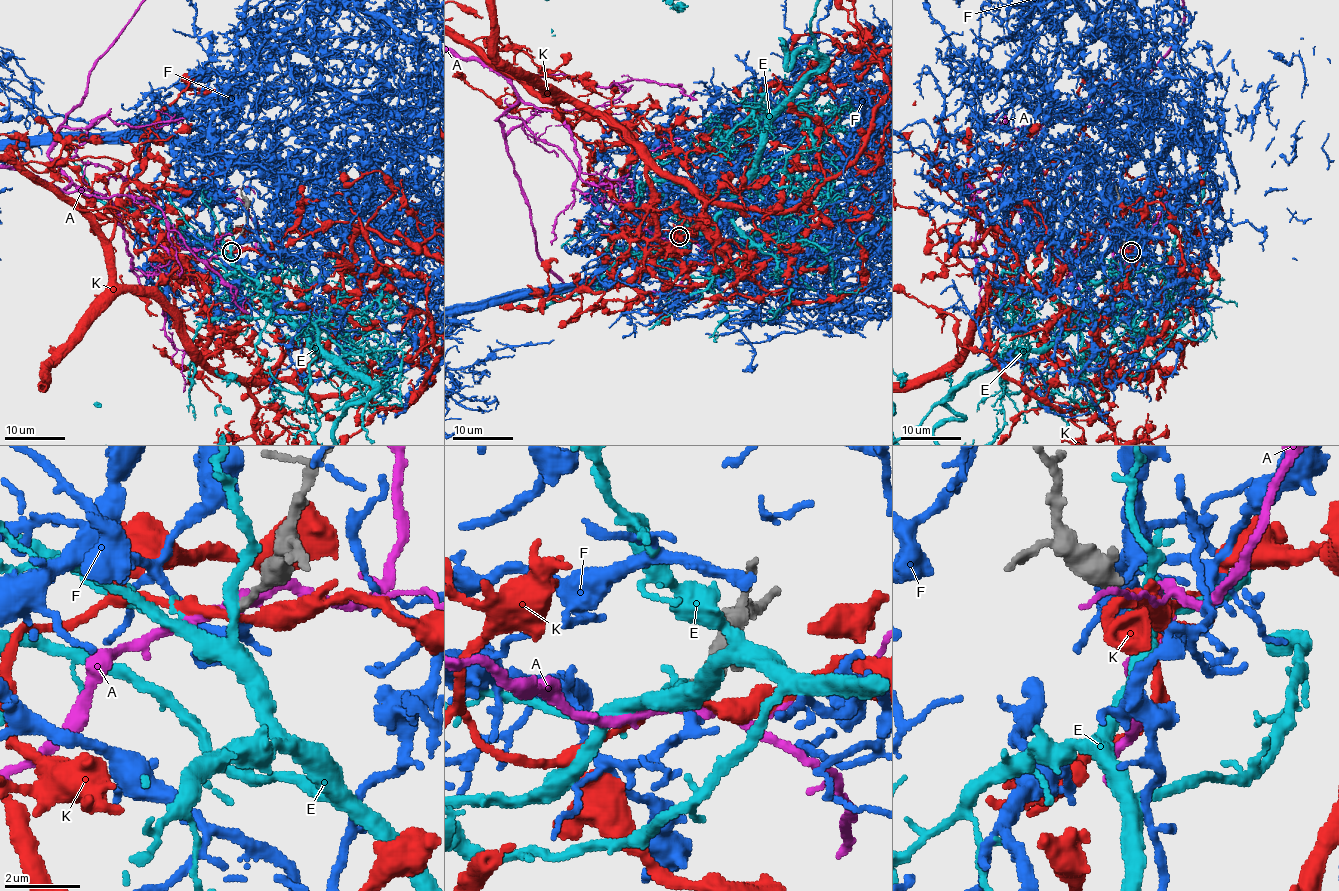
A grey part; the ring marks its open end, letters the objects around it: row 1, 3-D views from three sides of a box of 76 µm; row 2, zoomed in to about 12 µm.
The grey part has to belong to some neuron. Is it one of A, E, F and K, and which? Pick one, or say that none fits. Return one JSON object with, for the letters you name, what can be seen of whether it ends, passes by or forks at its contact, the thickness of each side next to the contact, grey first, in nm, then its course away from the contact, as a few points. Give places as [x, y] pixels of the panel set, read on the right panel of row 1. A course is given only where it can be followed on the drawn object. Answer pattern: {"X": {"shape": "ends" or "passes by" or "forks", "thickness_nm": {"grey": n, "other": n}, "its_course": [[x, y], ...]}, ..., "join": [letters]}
{"F": {"shape": "passes by", "thickness_nm": {"grey": 240, "other": 180}}, "join": ["F"]}

